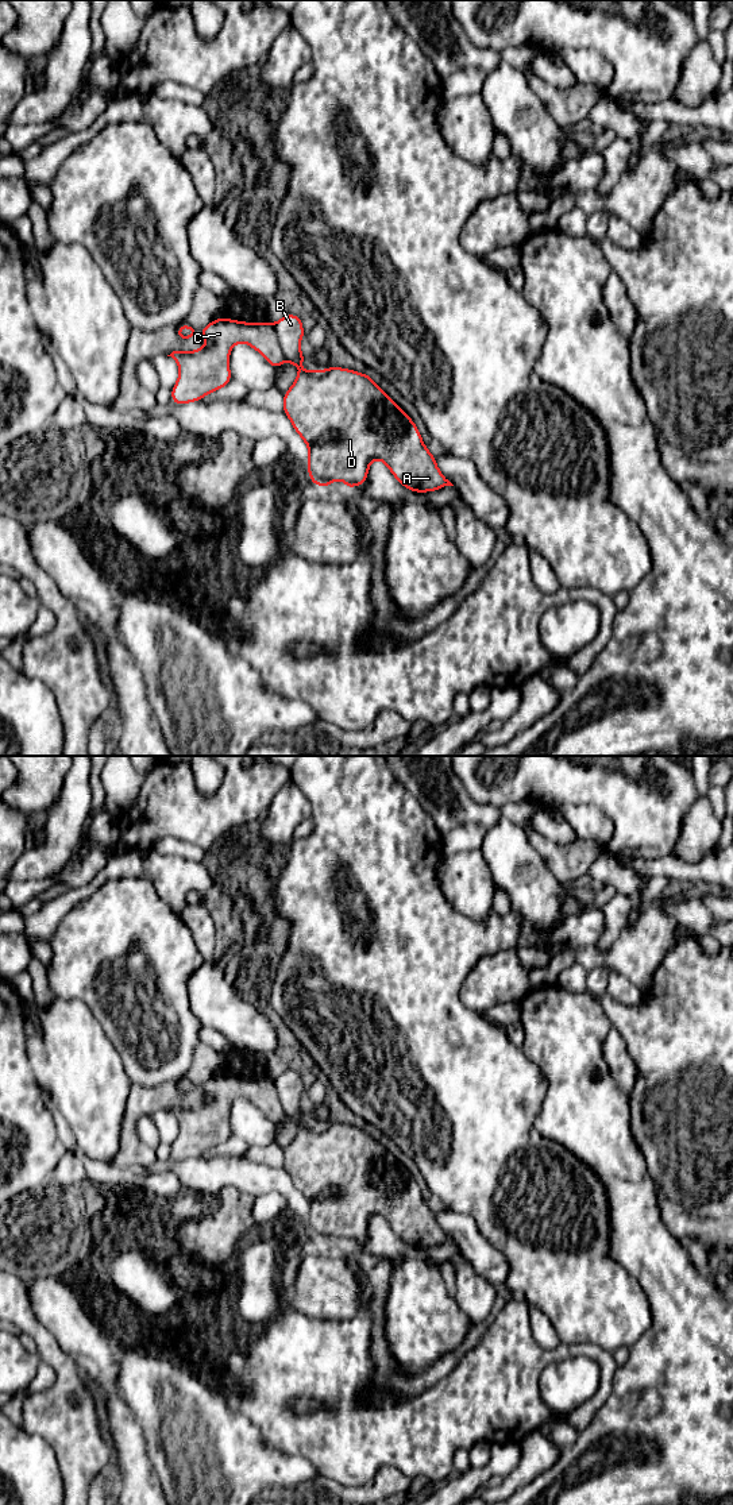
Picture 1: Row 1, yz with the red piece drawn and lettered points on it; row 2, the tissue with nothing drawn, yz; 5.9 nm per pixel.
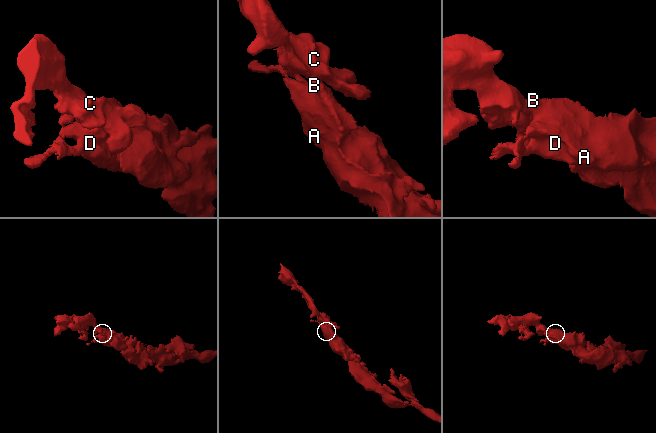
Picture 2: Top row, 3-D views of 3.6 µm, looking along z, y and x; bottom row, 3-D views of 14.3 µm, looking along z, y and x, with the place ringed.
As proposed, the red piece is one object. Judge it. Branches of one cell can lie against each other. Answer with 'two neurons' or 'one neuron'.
one neuron

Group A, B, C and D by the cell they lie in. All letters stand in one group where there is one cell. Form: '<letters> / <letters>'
A B C D

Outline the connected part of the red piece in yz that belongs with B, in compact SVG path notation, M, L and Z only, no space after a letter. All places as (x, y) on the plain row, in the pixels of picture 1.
M286 1070L275 1080L243 1078L221 1072L205 1081L201 1089L208 1096L204 1103L194 1108L173 1107L167 1111L180 1123L180 1132L171 1146L174 1159L201 1157L208 1149L227 1142L231 1138L229 1107L236 1099L246 1099L261 1108L275 1126L285 1115L298 1124L293 1142L283 1150L282 1166L309 1204L308 1228L312 1239L329 1243L333 1236L342 1235L346 1238L346 1246L360 1242L367 1236L371 1217L379 1215L394 1234L412 1247L425 1249L454 1242L440 1228L416 1180L369 1130L340 1123L328 1123L324 1127L306 1127L301 1123L306 1115L300 1105L305 1087L298 1072Z

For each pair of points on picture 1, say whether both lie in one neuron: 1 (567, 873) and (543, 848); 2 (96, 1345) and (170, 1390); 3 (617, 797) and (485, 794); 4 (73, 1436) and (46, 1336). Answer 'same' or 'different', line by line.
1: same
2: different
3: same
4: same

